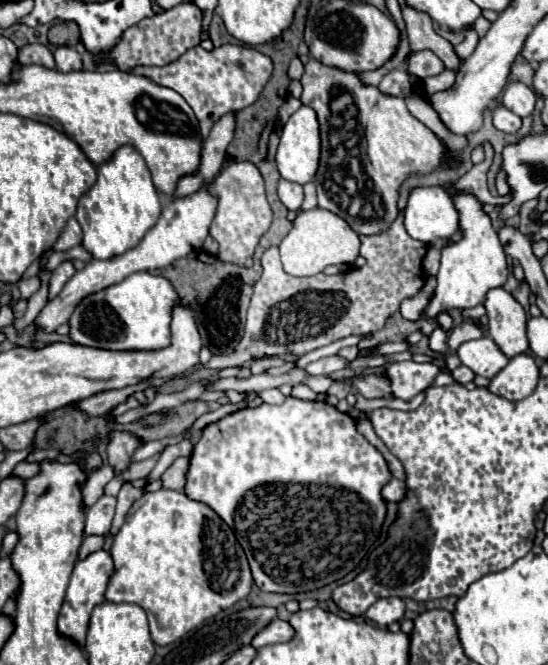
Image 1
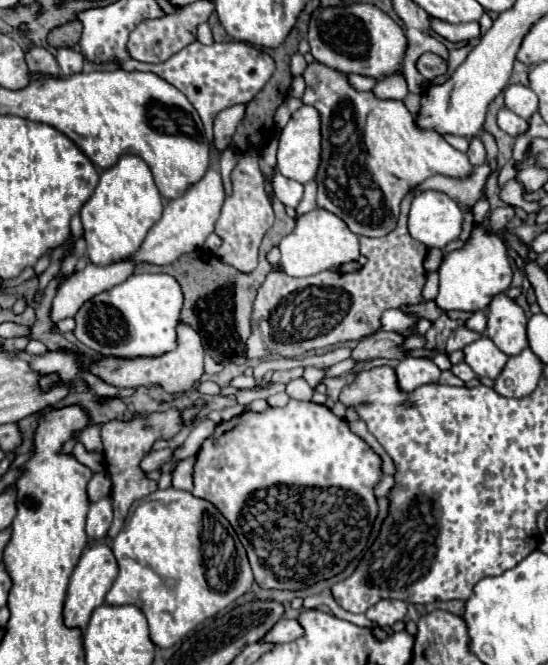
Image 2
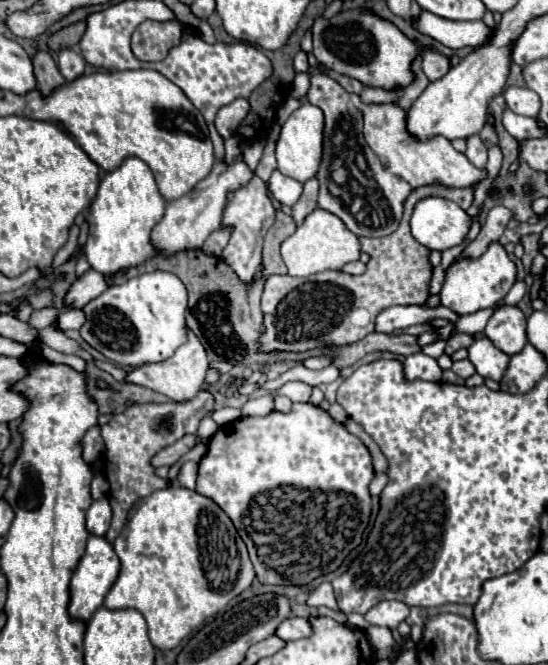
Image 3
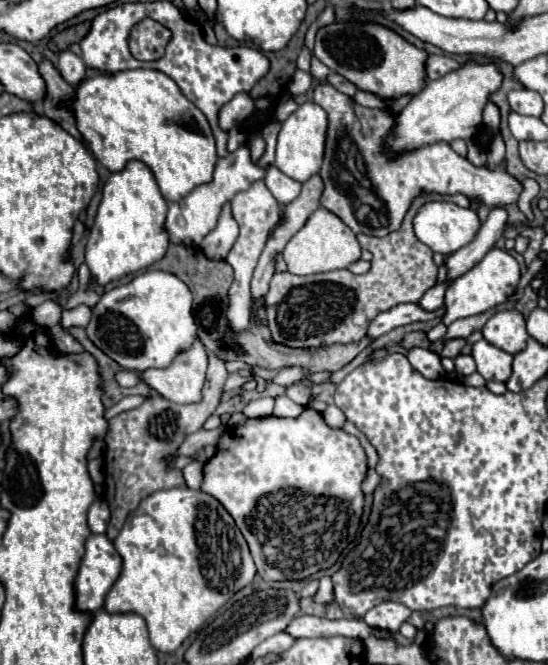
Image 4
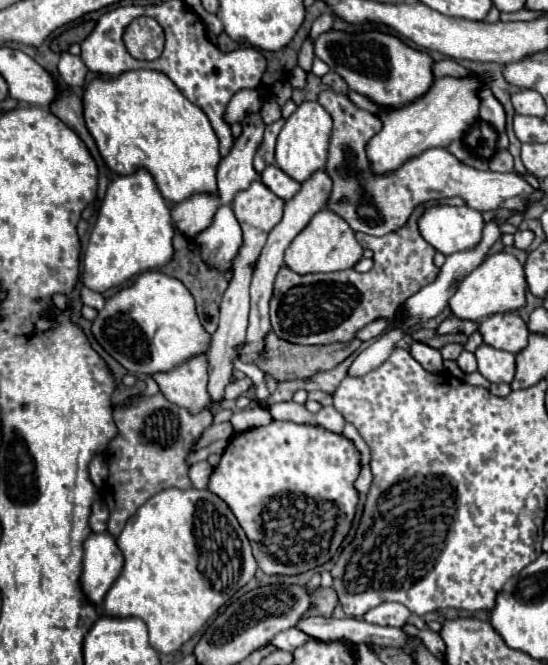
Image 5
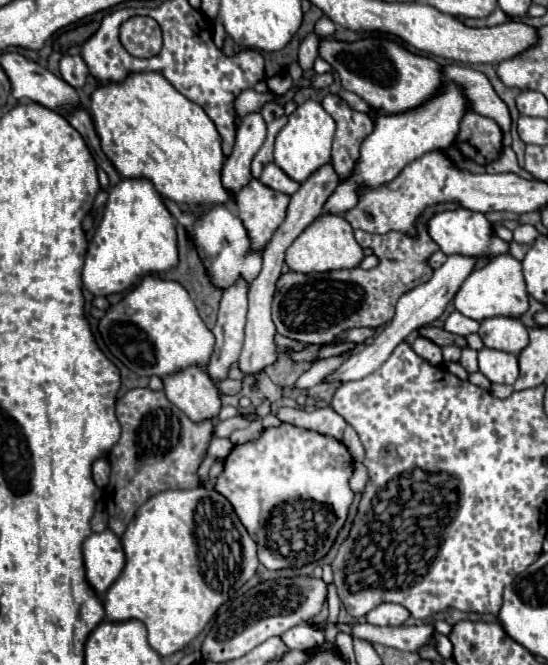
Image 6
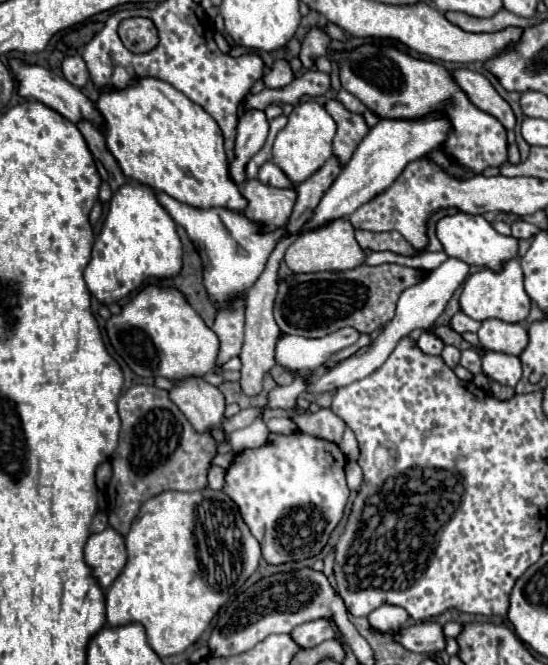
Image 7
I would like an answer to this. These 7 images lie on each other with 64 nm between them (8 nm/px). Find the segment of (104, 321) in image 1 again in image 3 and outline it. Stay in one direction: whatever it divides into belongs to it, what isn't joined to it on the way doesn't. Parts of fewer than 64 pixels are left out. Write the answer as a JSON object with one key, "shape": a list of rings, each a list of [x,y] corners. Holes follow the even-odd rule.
{"shape":[[[146,272],[120,286],[108,288],[102,296],[84,306],[86,322],[80,328],[82,338],[122,368],[168,360],[178,346],[188,340],[186,326],[188,292],[182,280],[170,272]]]}

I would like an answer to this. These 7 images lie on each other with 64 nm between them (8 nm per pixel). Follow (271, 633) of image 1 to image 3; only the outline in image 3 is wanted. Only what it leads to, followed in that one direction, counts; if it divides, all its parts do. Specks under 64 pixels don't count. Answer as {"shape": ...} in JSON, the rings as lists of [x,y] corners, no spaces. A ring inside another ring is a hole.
{"shape":[[[294,616],[284,620],[284,624],[280,624],[280,628],[276,630],[276,636],[280,636],[286,642],[298,640],[298,638],[308,638],[310,634],[312,634],[310,618],[294,618]]]}

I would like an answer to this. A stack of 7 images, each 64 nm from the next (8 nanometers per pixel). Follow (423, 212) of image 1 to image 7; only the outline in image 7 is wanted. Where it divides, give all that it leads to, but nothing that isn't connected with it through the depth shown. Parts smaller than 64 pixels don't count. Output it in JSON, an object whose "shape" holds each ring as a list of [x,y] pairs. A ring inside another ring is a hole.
{"shape":[[[462,212],[454,216],[446,216],[438,222],[436,234],[440,242],[444,244],[444,252],[448,256],[458,258],[470,266],[484,266],[494,272],[500,272],[508,260],[518,258],[518,240],[514,236],[498,234],[492,228],[492,224],[484,220],[484,216],[472,216],[472,214],[462,214]]]}

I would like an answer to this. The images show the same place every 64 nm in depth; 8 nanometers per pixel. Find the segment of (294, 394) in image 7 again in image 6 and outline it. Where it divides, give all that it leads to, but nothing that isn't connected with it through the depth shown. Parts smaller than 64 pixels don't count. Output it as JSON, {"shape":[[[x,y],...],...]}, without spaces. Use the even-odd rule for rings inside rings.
{"shape":[[[362,342],[362,344],[354,346],[352,350],[346,350],[346,352],[338,354],[338,356],[330,356],[330,358],[322,358],[322,360],[318,360],[310,370],[306,370],[306,372],[296,380],[296,388],[300,388],[300,390],[308,390],[308,388],[316,386],[324,376],[328,376],[330,372],[334,372],[346,358],[350,358],[350,356],[356,354],[356,352],[360,352],[364,346],[366,346],[366,344]]]}

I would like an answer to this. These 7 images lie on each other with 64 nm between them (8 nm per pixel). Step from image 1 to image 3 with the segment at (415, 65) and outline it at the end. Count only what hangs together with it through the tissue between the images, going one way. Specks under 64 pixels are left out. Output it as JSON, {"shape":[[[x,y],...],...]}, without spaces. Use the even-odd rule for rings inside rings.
{"shape":[[[426,50],[422,54],[422,70],[428,76],[428,80],[438,80],[440,76],[444,76],[450,70],[450,58],[446,58],[438,52]]]}

